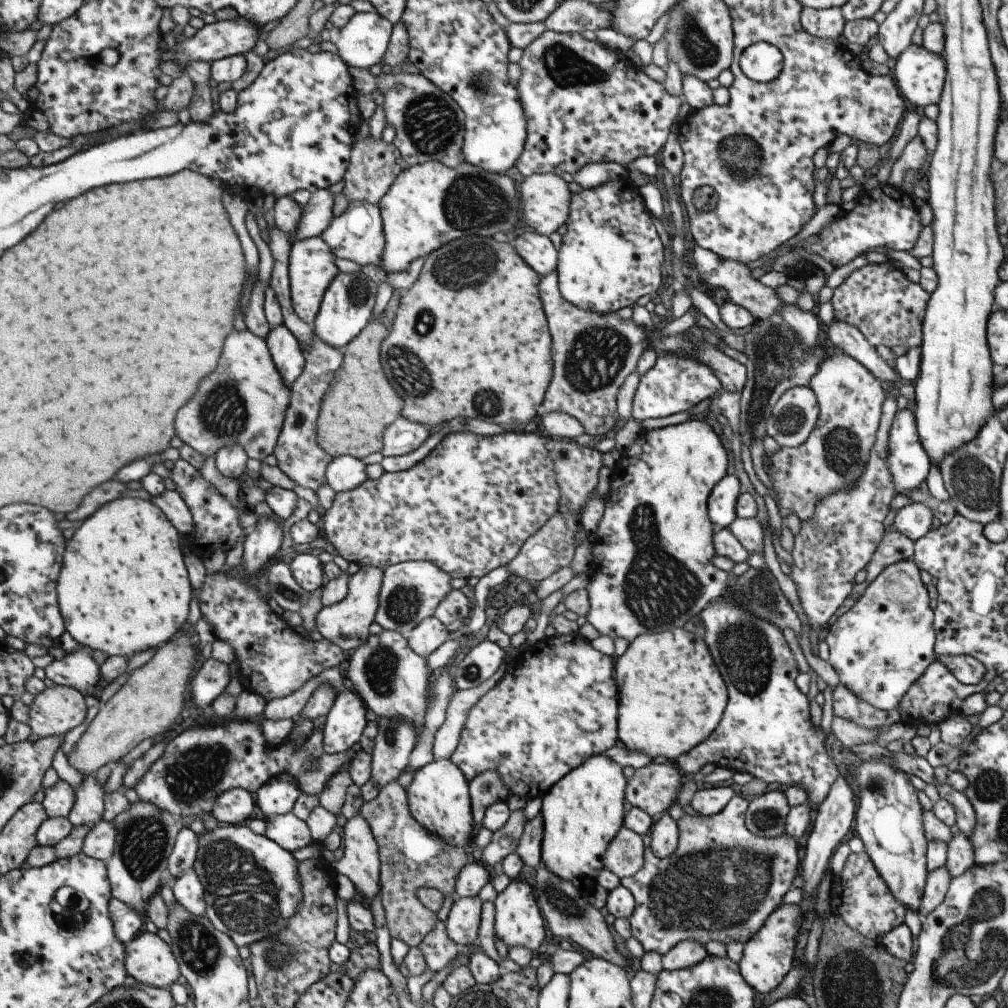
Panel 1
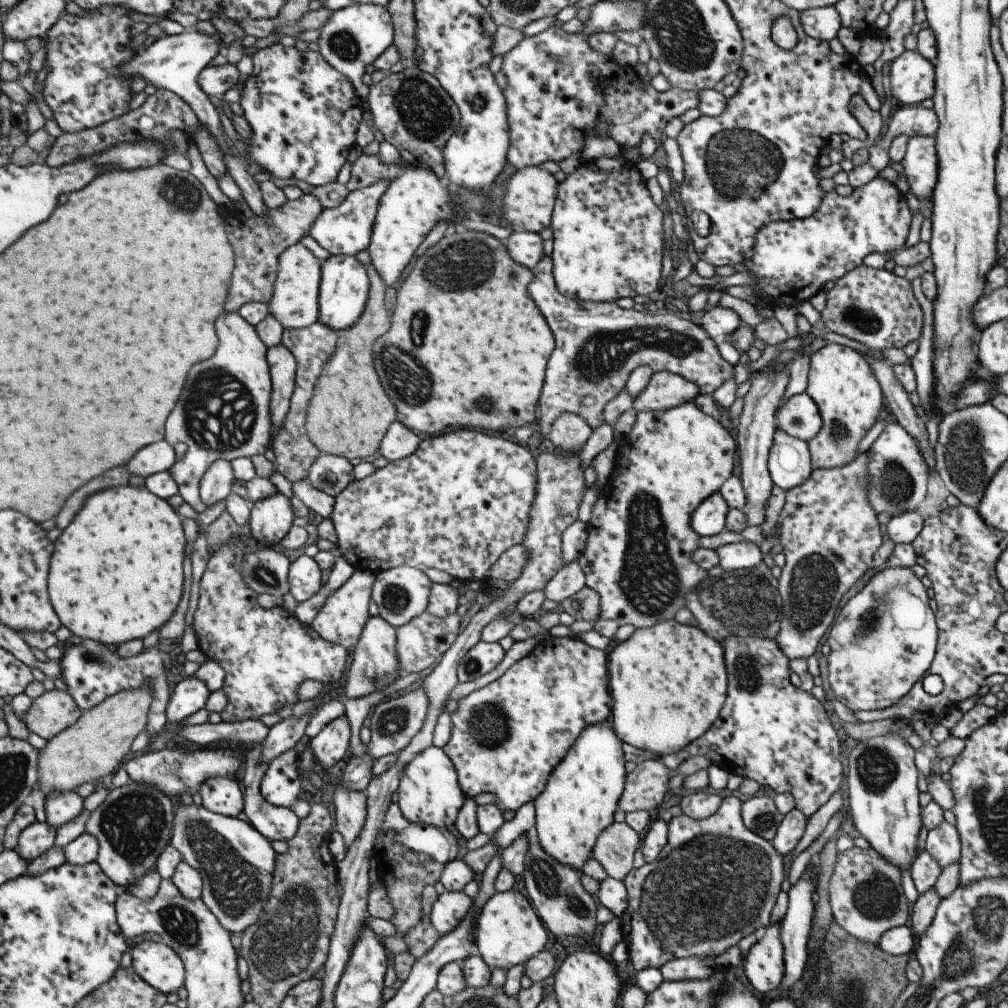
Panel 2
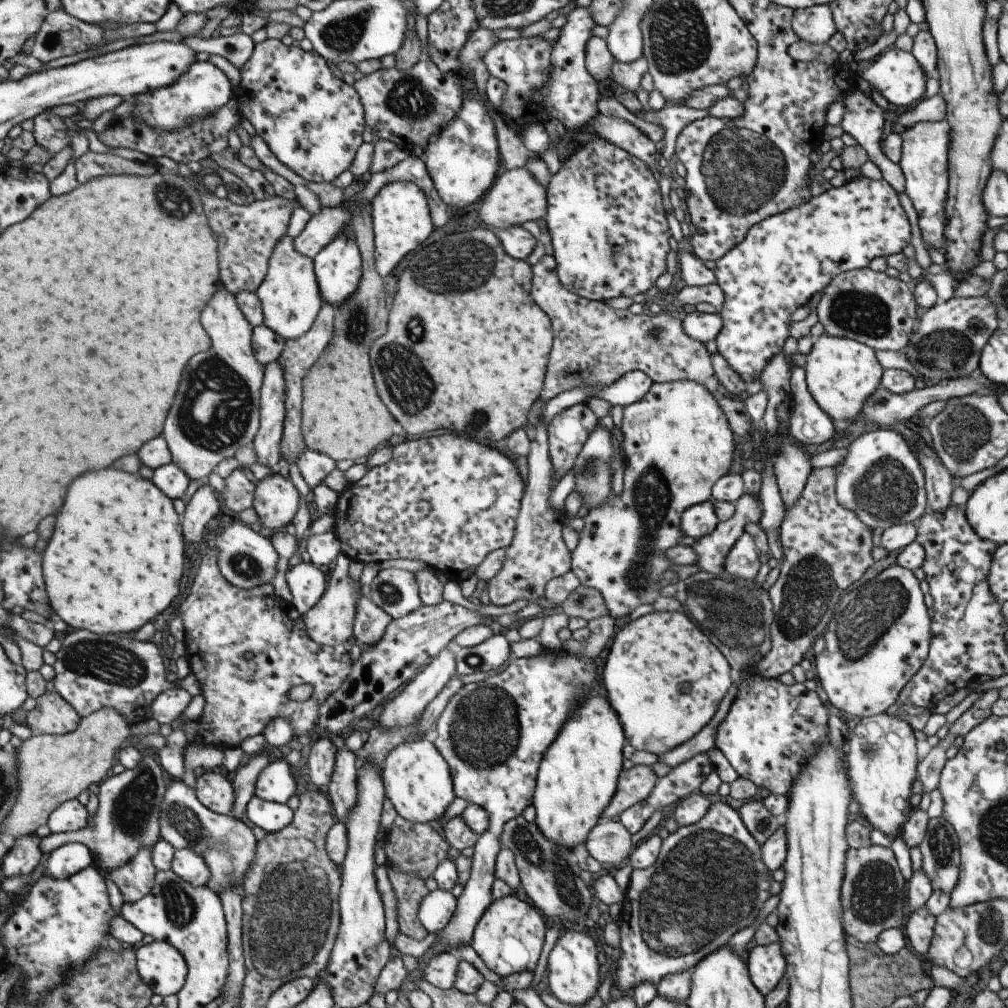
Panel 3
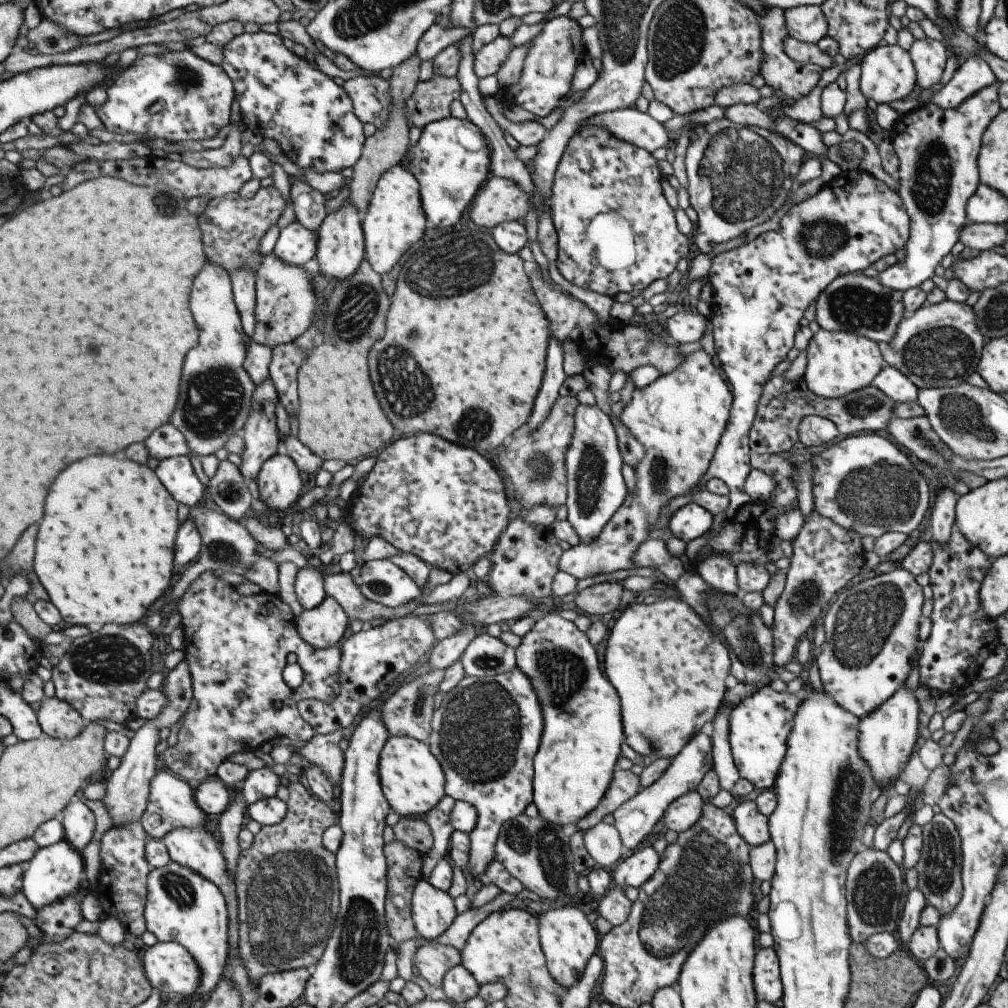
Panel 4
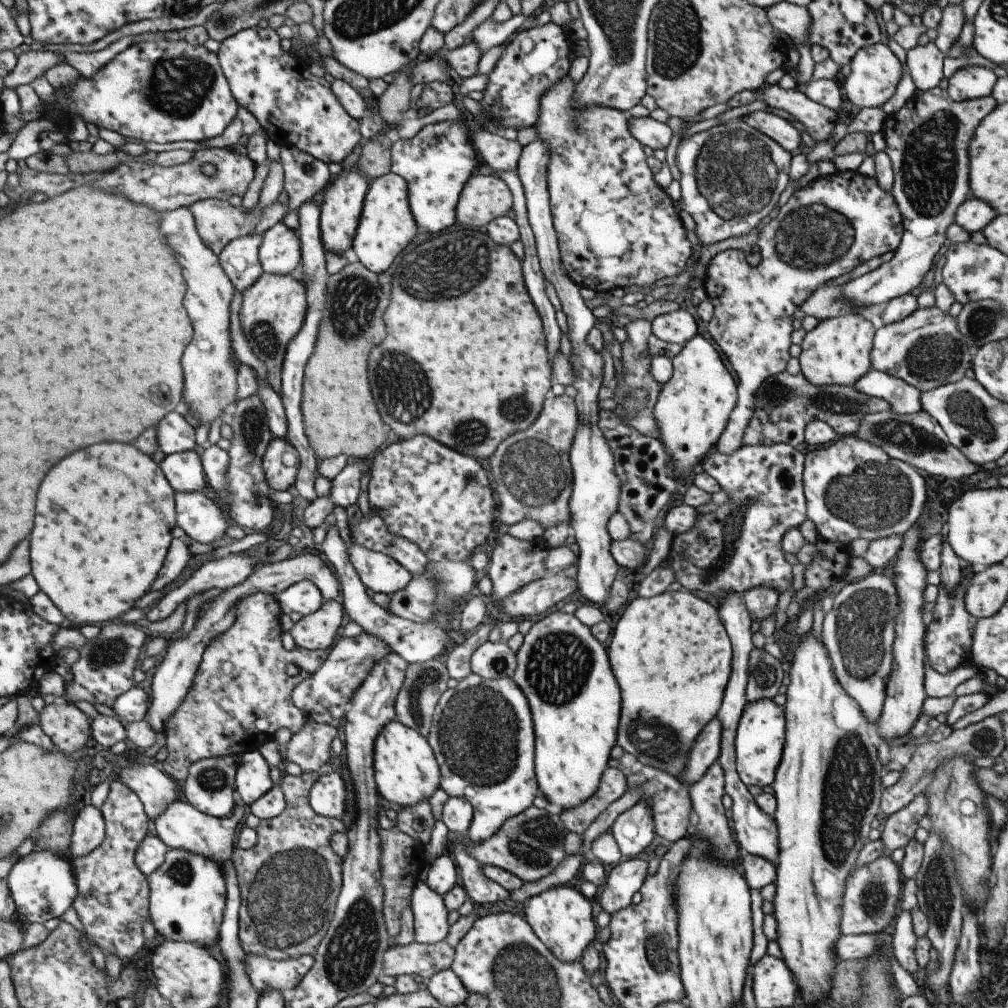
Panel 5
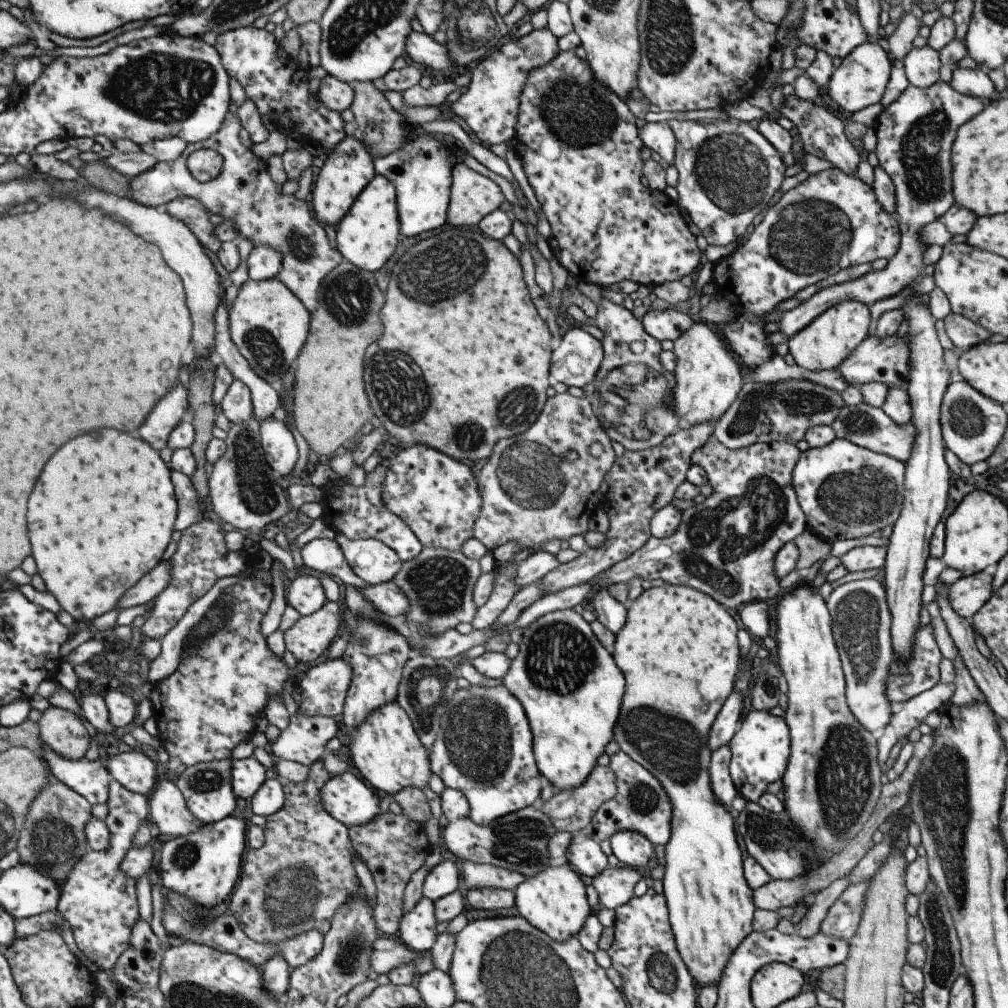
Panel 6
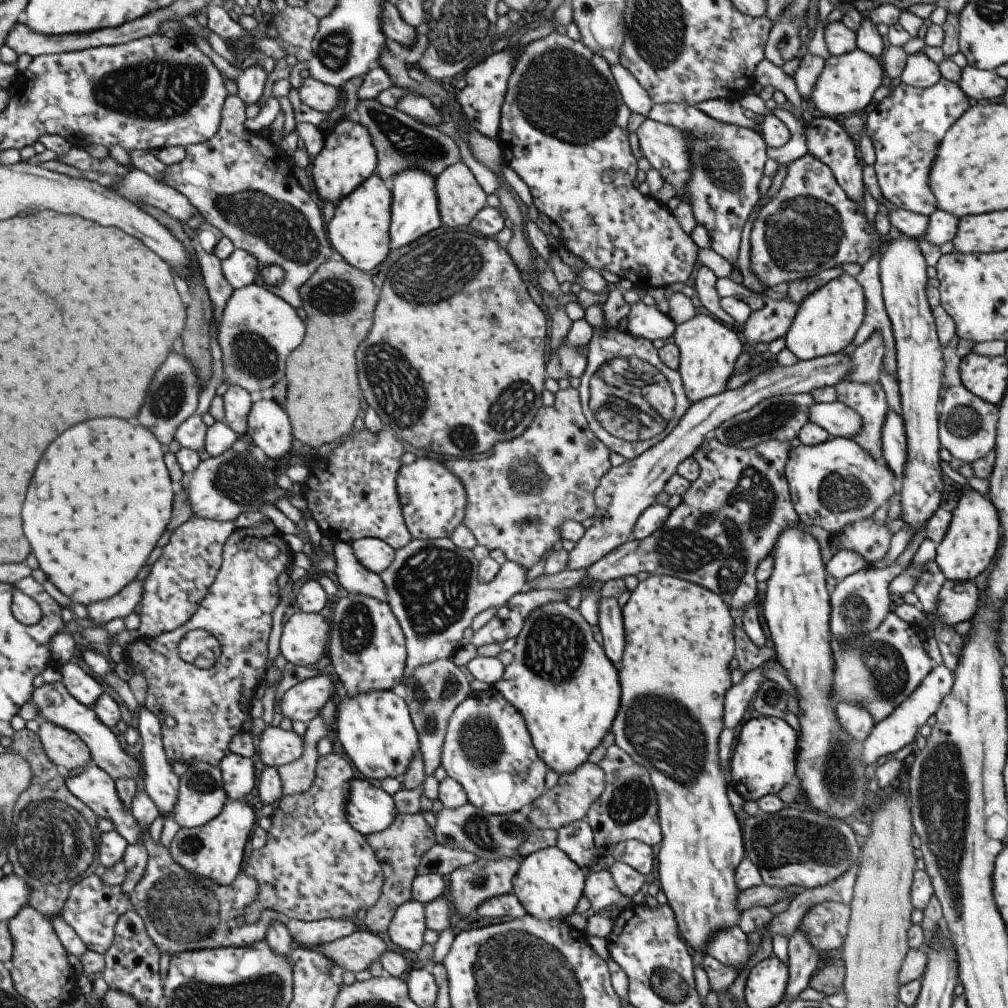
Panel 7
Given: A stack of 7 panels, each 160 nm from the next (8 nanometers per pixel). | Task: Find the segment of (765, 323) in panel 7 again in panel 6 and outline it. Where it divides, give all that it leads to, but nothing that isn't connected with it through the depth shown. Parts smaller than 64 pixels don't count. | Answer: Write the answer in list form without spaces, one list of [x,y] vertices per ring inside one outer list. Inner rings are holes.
[[[937,80],[922,89],[907,85],[894,102],[883,108],[873,123],[876,134],[874,150],[878,165],[890,176],[894,186],[894,214],[900,232],[898,248],[883,269],[871,270],[853,280],[820,288],[809,299],[801,301],[799,306],[785,311],[777,322],[779,331],[789,338],[828,307],[850,300],[870,306],[877,300],[899,294],[923,275],[923,251],[927,244],[920,239],[920,230],[927,223],[939,220],[954,204],[950,183],[950,148],[956,130],[981,112],[990,101],[988,98],[959,94],[948,84]]]

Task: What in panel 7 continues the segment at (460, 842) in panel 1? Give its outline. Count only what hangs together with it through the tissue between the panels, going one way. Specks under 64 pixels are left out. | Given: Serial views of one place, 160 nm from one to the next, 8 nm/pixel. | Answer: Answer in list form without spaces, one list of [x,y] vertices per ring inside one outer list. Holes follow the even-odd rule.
[[[370,691],[347,697],[340,692],[334,716],[335,736],[353,768],[368,782],[382,778],[400,779],[418,752],[418,736],[401,697],[391,691]]]

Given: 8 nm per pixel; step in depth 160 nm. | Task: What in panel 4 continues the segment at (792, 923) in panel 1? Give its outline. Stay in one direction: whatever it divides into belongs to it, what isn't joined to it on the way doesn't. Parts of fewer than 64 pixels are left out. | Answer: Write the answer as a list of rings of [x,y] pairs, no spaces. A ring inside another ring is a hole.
[[[760,947],[755,951],[752,962],[752,985],[757,1001],[774,1003],[782,997],[778,958],[772,947]]]

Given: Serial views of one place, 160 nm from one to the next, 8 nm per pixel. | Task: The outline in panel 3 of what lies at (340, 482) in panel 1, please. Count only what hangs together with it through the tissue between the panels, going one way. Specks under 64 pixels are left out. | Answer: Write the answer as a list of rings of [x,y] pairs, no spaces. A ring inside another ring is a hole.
[[[305,449],[297,458],[296,465],[307,486],[321,485],[323,478],[336,468],[336,461],[323,453]]]

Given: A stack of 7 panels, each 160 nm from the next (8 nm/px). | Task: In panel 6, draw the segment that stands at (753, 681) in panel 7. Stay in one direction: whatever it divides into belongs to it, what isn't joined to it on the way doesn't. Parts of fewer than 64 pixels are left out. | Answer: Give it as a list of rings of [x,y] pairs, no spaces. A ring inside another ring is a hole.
[[[731,693],[721,705],[713,719],[707,735],[707,746],[713,752],[720,746],[727,745],[739,728],[742,698],[738,693]]]

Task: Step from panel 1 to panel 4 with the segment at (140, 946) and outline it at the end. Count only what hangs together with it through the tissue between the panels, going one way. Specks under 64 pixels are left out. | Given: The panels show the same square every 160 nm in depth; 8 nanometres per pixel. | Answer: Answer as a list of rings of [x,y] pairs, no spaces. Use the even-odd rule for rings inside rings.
[[[157,941],[143,952],[142,969],[161,996],[177,999],[194,994],[200,985],[200,968],[180,944]]]

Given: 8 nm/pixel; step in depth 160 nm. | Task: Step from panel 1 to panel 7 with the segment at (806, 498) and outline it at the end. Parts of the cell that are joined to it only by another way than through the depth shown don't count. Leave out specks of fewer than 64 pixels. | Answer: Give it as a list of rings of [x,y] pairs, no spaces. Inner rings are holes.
[[[846,273],[821,285],[815,292],[799,302],[789,330],[784,336],[785,345],[799,361],[808,361],[825,355],[841,353],[852,343],[865,314],[865,299],[860,284]]]

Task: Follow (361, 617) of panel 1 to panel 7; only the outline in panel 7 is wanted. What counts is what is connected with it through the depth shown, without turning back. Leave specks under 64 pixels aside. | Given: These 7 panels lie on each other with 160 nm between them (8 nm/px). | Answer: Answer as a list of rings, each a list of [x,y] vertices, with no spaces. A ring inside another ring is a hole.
[[[293,613],[283,623],[278,650],[289,664],[311,666],[323,656],[329,627],[320,613]]]

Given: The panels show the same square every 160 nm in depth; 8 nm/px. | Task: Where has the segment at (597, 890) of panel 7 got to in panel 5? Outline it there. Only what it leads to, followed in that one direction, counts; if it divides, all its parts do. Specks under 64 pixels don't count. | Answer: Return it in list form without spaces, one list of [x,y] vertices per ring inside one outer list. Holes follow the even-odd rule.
[[[648,855],[623,860],[611,867],[598,890],[597,902],[610,918],[630,905],[631,896],[639,890],[647,874]]]

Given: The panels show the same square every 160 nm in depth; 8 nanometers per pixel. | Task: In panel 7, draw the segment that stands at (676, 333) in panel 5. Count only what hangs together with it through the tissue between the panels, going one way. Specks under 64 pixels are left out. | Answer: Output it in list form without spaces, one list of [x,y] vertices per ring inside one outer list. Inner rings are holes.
[[[640,301],[630,305],[627,317],[627,332],[635,338],[653,342],[655,339],[665,340],[673,334],[674,322],[654,306]]]

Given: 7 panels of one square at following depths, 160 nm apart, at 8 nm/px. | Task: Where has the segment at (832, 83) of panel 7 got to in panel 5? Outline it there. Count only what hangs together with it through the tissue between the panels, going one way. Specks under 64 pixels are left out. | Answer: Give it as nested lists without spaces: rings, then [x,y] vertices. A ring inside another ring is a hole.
[[[881,43],[862,48],[858,50],[854,57],[850,60],[851,73],[844,78],[843,90],[845,94],[843,98],[857,106],[857,108],[881,106],[887,102],[893,92],[895,86],[901,78],[901,64],[895,54]]]

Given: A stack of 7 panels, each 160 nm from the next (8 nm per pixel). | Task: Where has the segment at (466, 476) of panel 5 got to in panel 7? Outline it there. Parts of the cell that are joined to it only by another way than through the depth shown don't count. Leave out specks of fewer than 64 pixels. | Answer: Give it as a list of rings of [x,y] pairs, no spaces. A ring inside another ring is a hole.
[[[415,457],[410,464],[402,464],[396,474],[395,488],[405,526],[413,539],[449,539],[455,527],[462,523],[465,489],[441,461]]]

